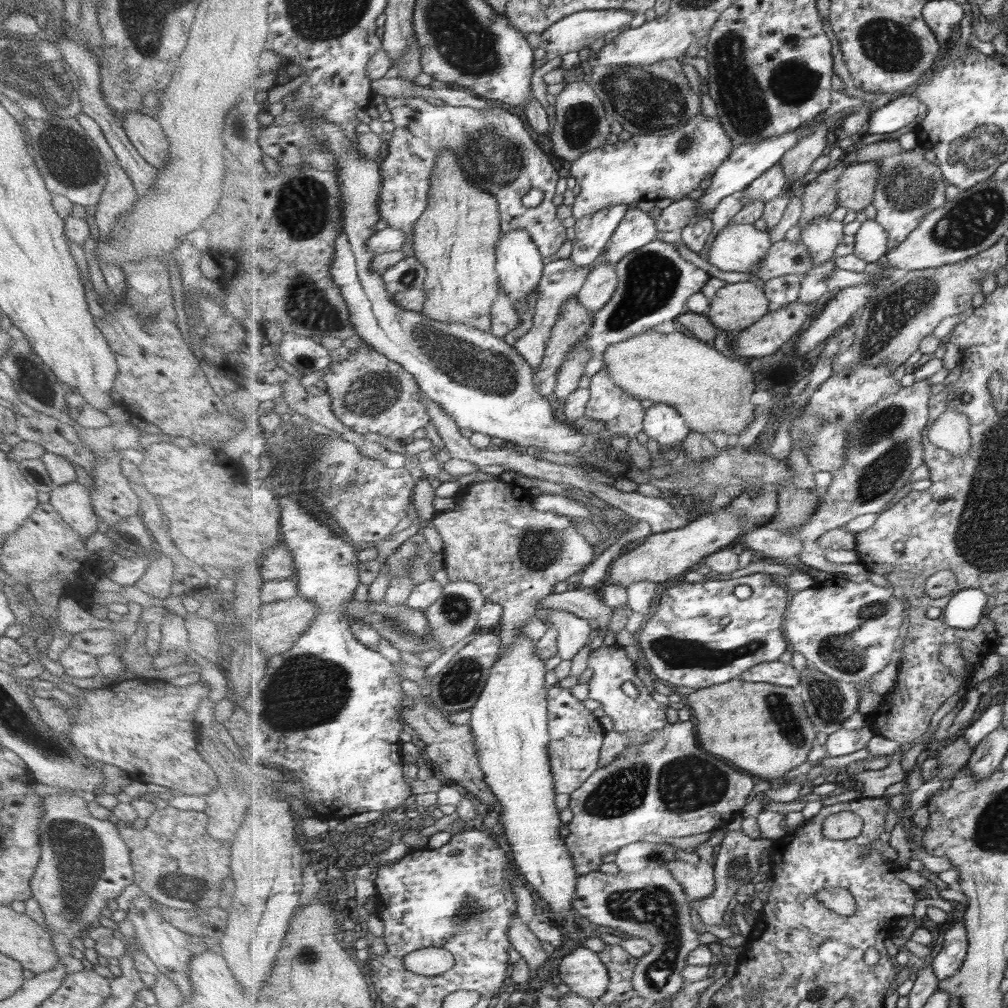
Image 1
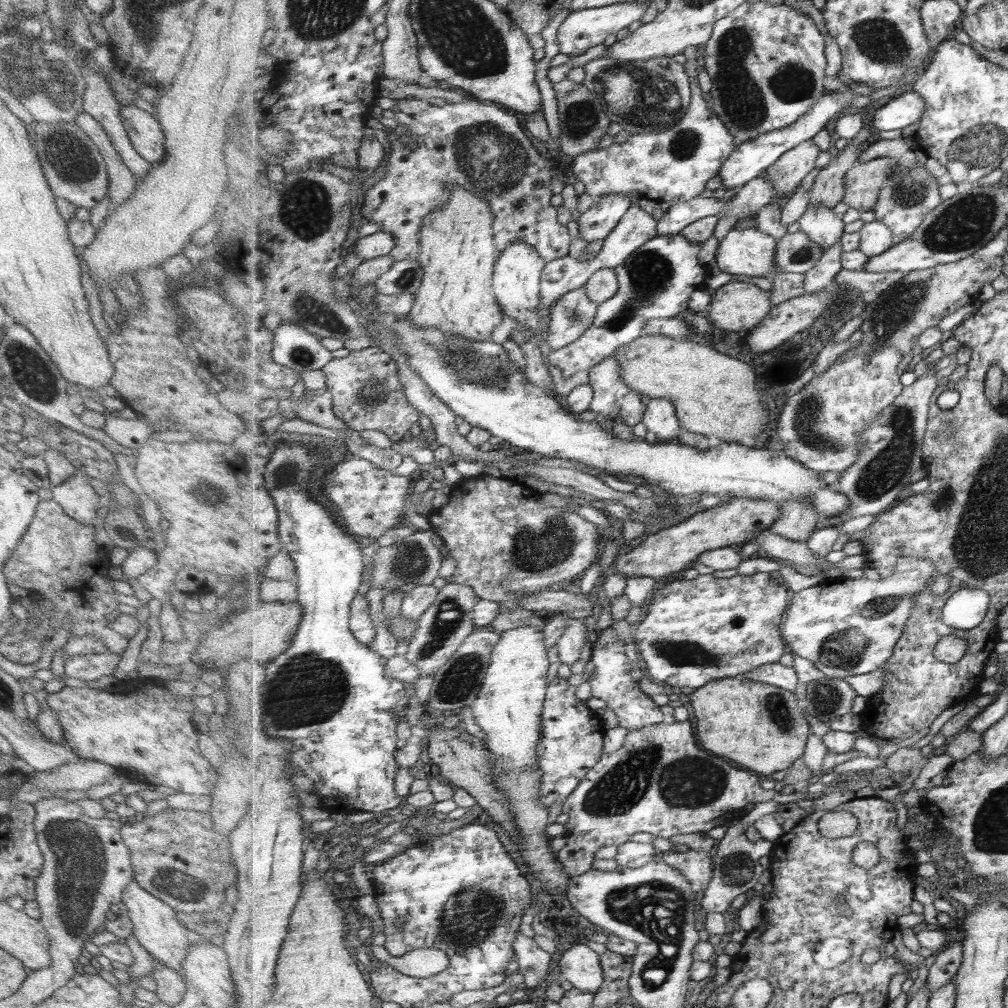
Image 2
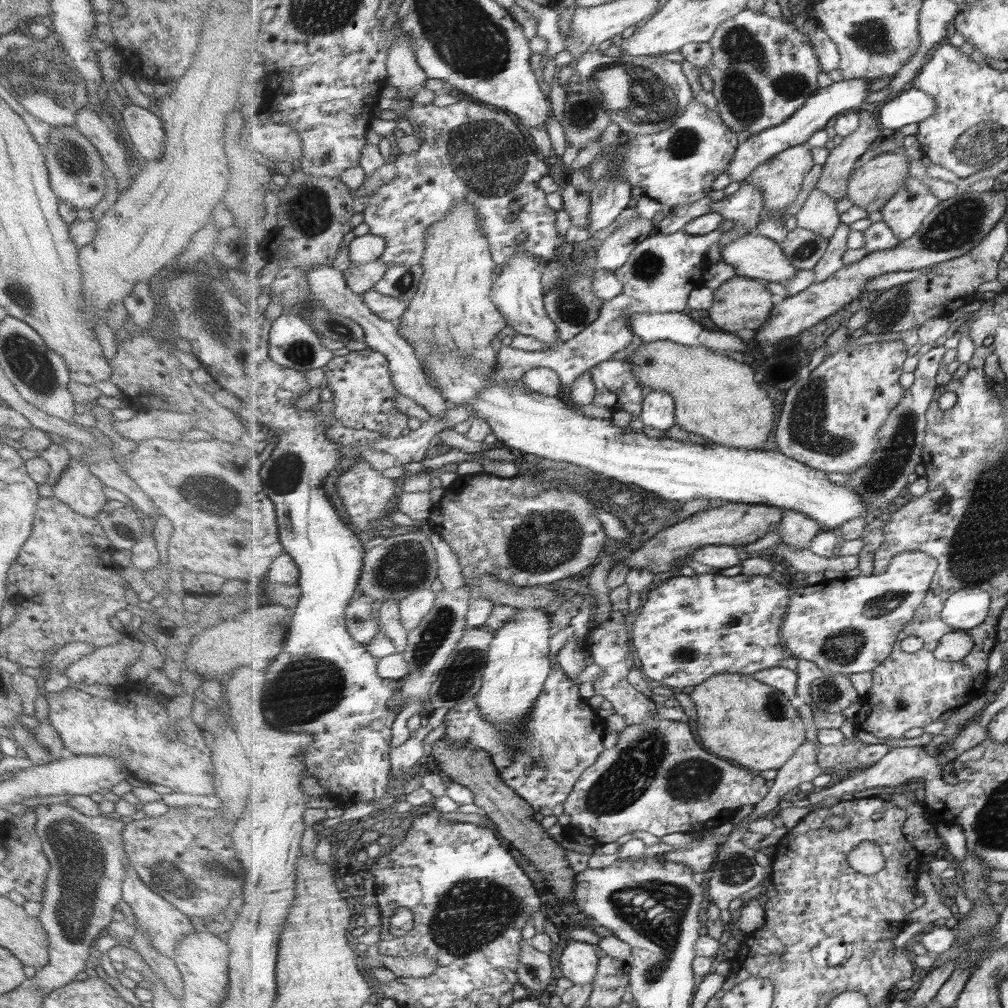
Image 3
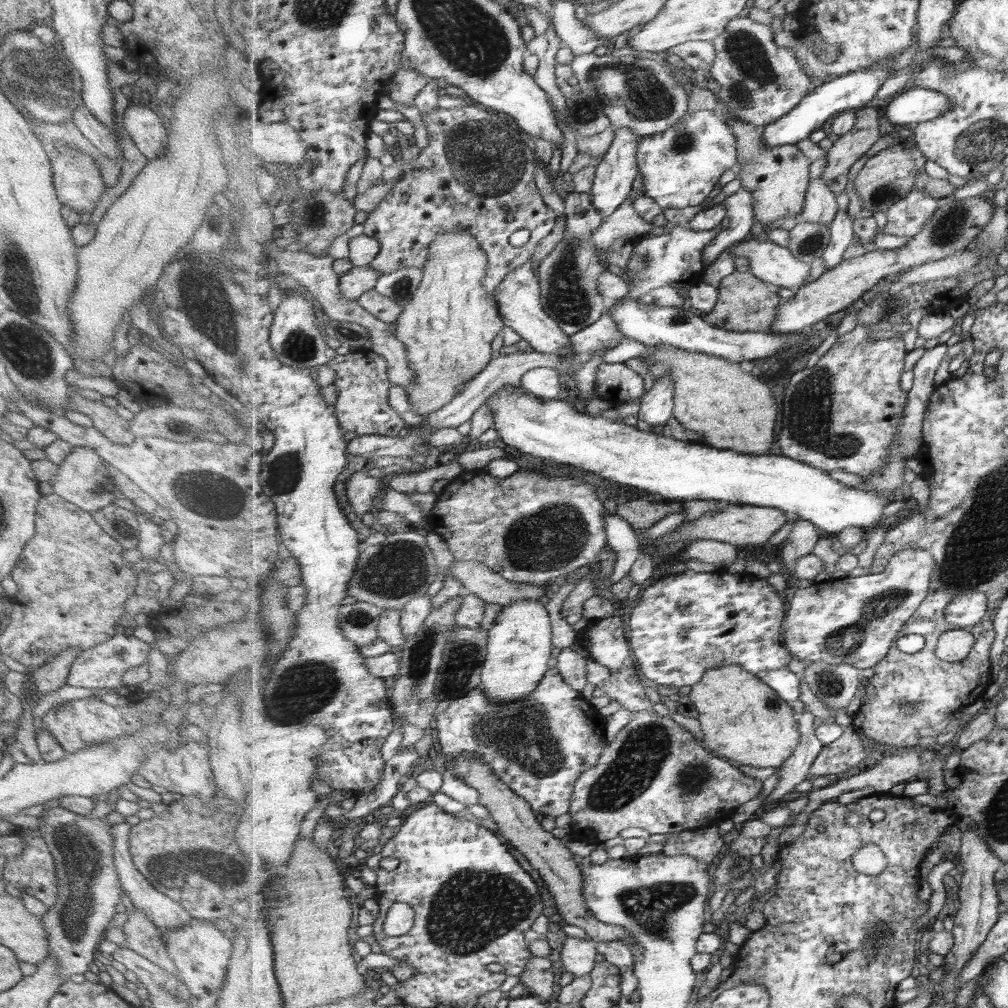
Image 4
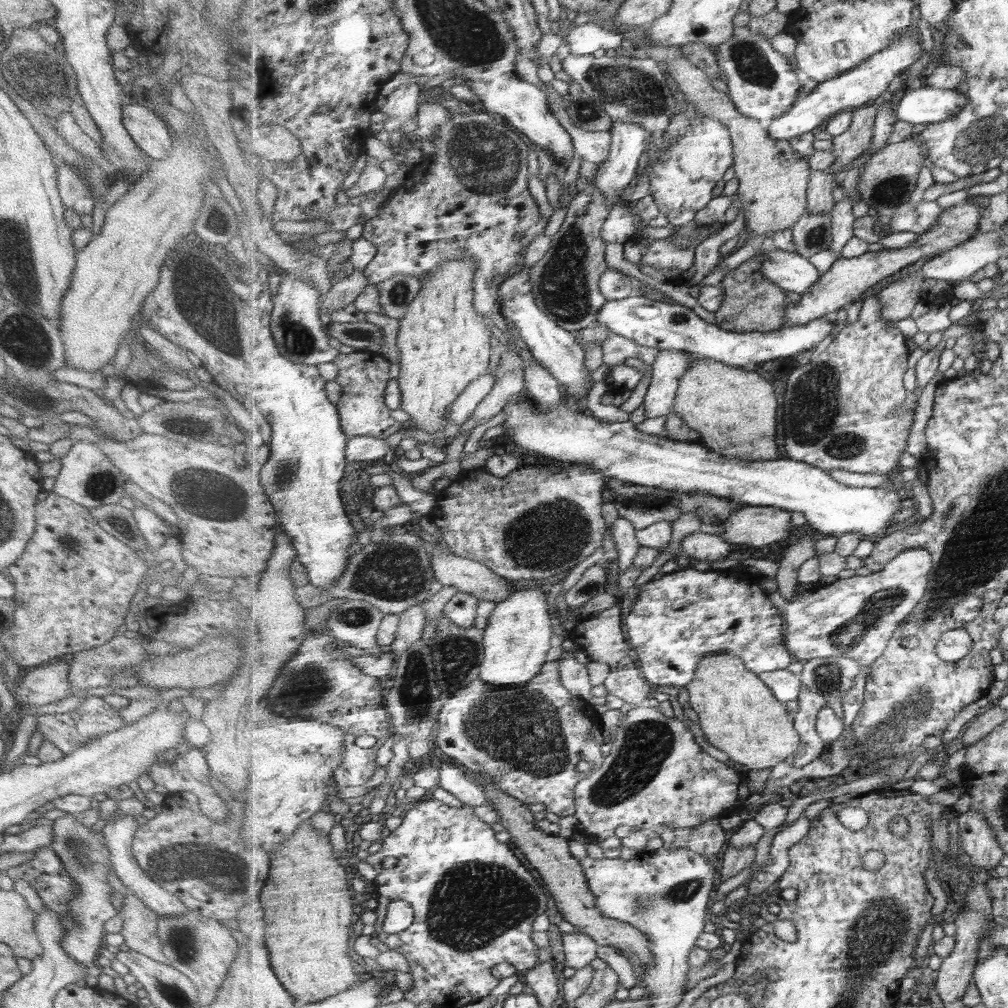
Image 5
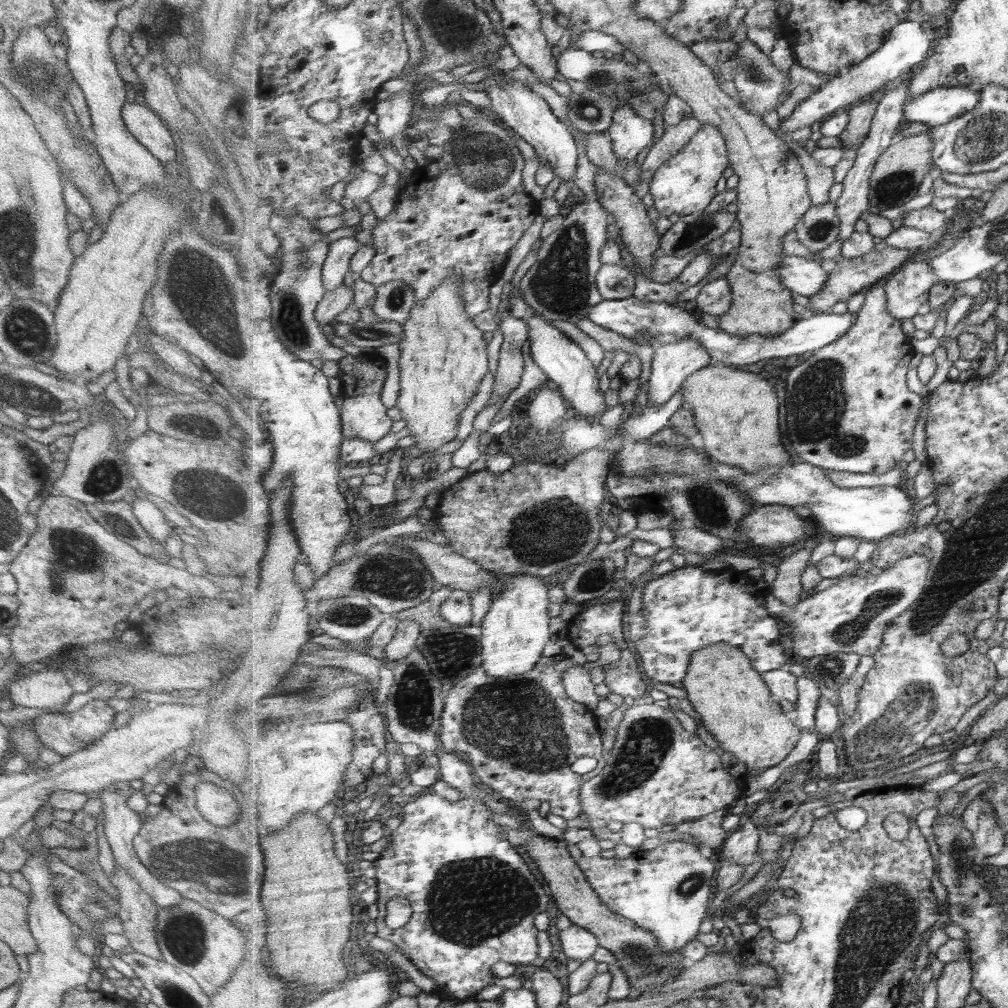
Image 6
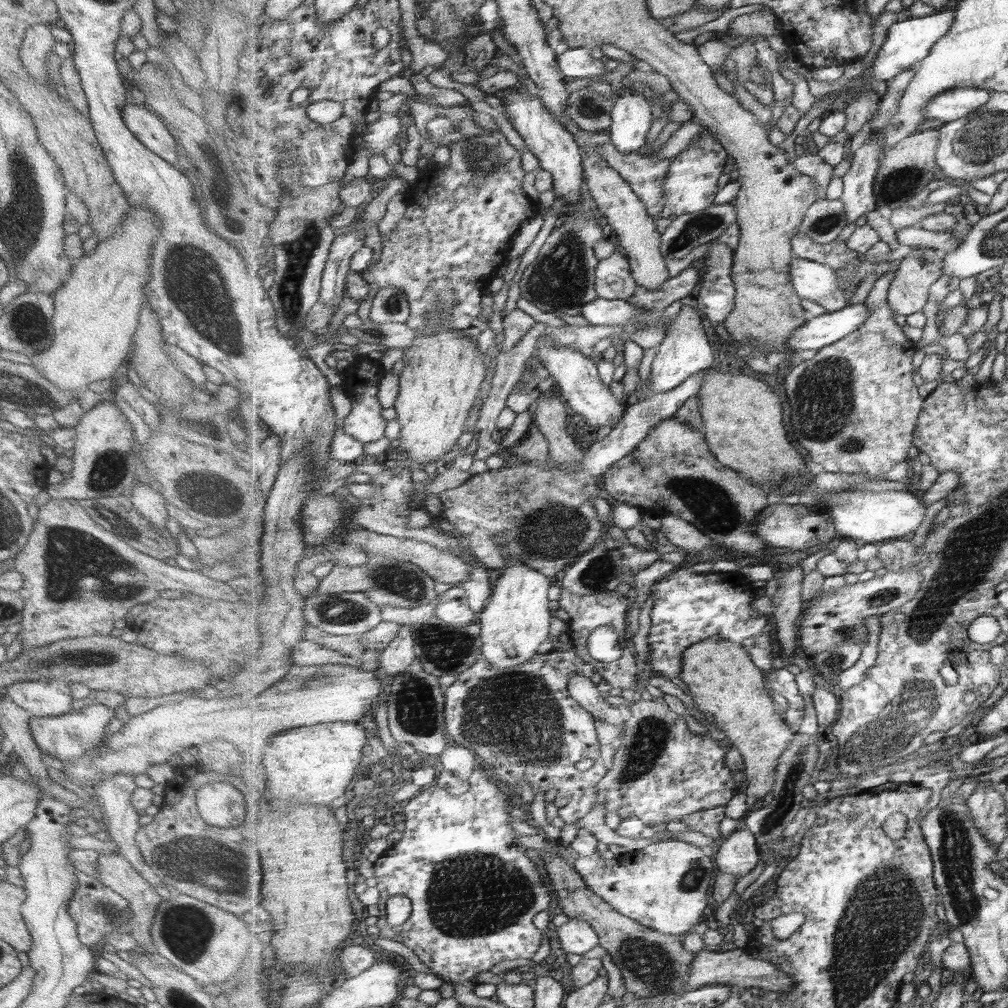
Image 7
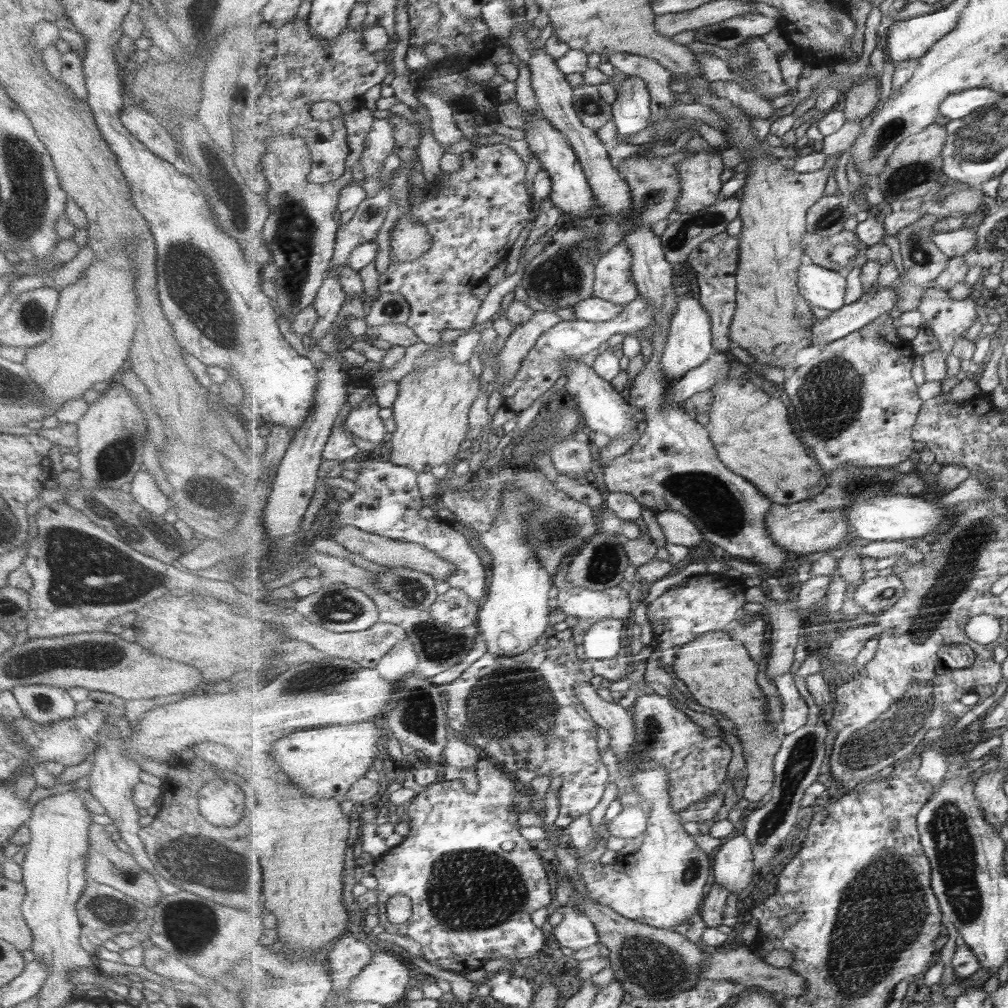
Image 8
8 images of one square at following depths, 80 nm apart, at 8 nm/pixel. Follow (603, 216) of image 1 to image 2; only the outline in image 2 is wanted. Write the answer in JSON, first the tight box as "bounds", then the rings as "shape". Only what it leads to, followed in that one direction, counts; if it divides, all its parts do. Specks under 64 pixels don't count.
{"bounds":[578,195,631,243],"shape":[[[605,195],[586,213],[578,223],[578,236],[587,243],[605,241],[609,234],[619,226],[619,220],[626,215],[631,206],[631,195]]]}

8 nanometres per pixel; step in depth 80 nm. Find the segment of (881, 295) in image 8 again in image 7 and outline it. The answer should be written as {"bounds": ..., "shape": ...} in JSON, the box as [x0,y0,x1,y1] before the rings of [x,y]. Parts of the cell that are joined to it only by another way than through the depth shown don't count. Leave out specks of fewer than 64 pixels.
{"bounds":[788,304,868,351],"shape":[[[867,304],[848,305],[841,312],[808,318],[808,321],[790,335],[788,351],[821,350],[845,339],[868,321]]]}

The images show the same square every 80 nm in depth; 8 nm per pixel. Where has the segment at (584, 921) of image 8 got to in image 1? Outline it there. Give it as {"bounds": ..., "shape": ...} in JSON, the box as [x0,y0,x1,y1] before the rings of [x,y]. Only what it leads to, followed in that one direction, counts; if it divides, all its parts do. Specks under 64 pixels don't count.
{"bounds":[558,946,609,1002],"shape":[[[583,946],[576,948],[571,954],[562,958],[558,964],[558,974],[561,980],[569,986],[571,993],[577,994],[581,998],[589,998],[591,1002],[597,1002],[609,990],[608,966],[605,966],[598,952],[593,952],[593,950]]]}

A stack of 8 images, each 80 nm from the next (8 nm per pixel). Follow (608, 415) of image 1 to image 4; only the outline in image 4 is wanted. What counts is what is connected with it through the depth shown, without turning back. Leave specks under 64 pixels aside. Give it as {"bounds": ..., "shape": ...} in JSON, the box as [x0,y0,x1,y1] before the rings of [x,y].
{"bounds":[596,362,647,403],"shape":[[[603,362],[599,365],[596,377],[597,394],[613,403],[631,402],[640,398],[640,402],[647,392],[643,386],[641,374],[631,370],[625,364]]]}

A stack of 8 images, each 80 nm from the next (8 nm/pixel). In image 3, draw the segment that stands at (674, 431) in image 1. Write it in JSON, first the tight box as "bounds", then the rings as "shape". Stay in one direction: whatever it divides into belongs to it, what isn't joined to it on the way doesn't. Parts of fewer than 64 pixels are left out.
{"bounds":[639,390,676,431],"shape":[[[651,390],[639,416],[643,424],[661,431],[676,425],[676,400],[664,390]]]}

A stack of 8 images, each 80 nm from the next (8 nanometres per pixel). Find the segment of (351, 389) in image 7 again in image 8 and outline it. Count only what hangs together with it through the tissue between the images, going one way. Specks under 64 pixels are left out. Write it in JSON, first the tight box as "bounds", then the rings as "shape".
{"bounds":[345,393,389,444],"shape":[[[373,393],[365,395],[364,399],[352,409],[346,419],[345,427],[355,436],[369,440],[374,444],[382,444],[389,439],[383,418],[379,416],[381,405]]]}

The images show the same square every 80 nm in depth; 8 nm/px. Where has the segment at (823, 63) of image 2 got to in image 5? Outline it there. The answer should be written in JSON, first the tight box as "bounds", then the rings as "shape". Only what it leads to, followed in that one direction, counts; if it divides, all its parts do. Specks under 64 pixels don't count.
{"bounds":[712,24,803,124],"shape":[[[749,24],[744,28],[735,28],[731,40],[717,47],[719,66],[712,73],[726,82],[727,94],[743,114],[767,124],[788,112],[801,96],[799,88],[803,75],[793,71],[792,60],[777,52],[767,37],[756,33],[759,32],[751,29]]]}

